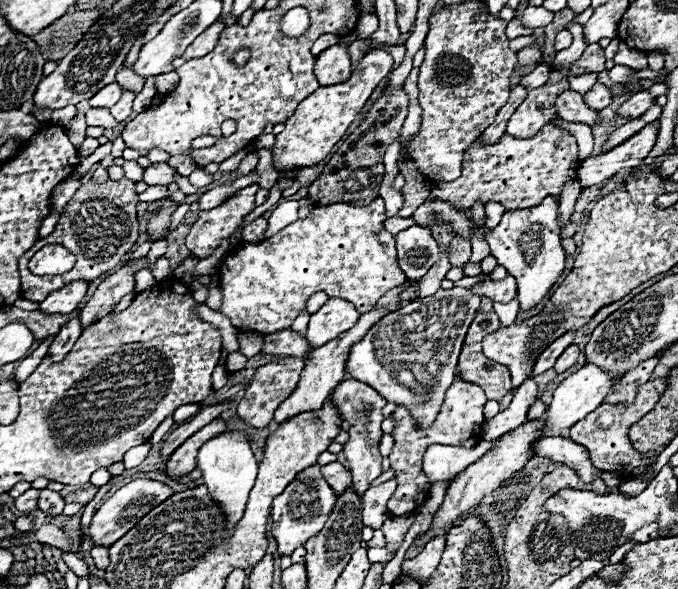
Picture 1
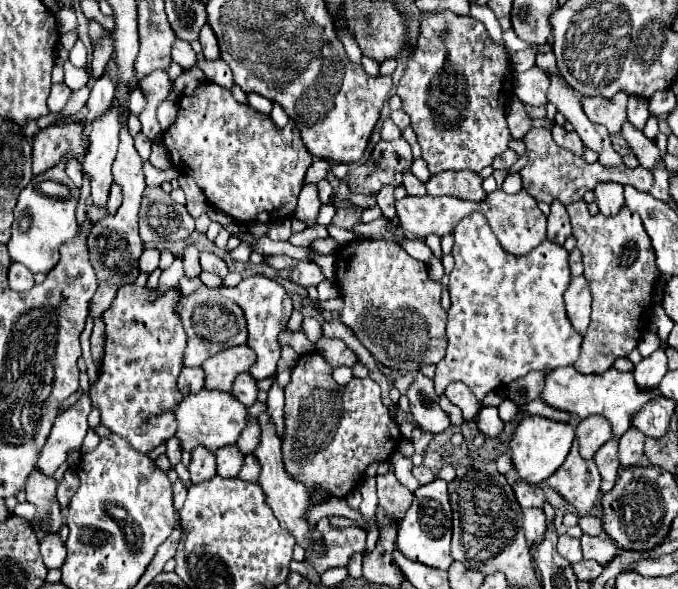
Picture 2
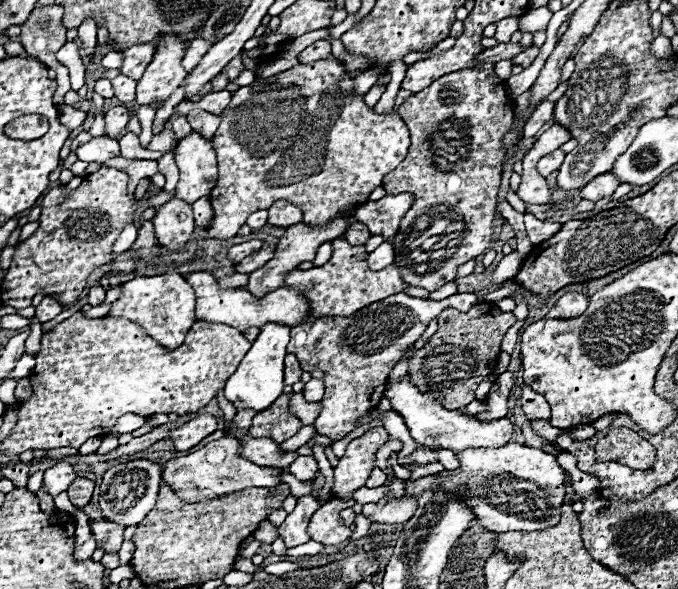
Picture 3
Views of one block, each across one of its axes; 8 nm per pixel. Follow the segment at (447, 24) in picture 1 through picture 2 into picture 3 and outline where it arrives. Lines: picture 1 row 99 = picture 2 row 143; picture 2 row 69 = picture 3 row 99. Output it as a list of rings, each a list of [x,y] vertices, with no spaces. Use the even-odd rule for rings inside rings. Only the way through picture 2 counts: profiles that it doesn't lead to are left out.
[[[488,62],[442,76],[422,92],[408,96],[398,108],[398,114],[410,130],[412,146],[404,162],[384,176],[382,186],[388,194],[412,192],[414,204],[404,214],[398,234],[392,238],[396,252],[394,264],[400,268],[400,276],[408,286],[432,292],[446,282],[454,282],[456,268],[484,254],[490,246],[496,196],[506,154],[504,134],[514,120],[514,104],[506,94],[504,80],[494,74],[494,64]],[[440,212],[454,212],[466,222],[466,244],[458,246],[456,254],[446,260],[442,268],[418,274],[416,262],[410,260],[410,252],[416,250],[412,244],[418,240],[418,228],[432,226],[432,214],[440,216]]]

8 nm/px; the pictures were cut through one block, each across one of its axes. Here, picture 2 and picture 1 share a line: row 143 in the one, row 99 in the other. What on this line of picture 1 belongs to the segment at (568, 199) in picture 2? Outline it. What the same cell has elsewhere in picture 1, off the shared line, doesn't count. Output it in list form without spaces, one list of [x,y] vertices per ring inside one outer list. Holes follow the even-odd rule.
[[[552,70],[548,82],[540,88],[530,90],[526,100],[516,108],[506,126],[506,132],[518,138],[534,136],[544,124],[548,124],[554,118],[556,114],[554,102],[564,88],[570,88],[568,78],[562,72]]]

